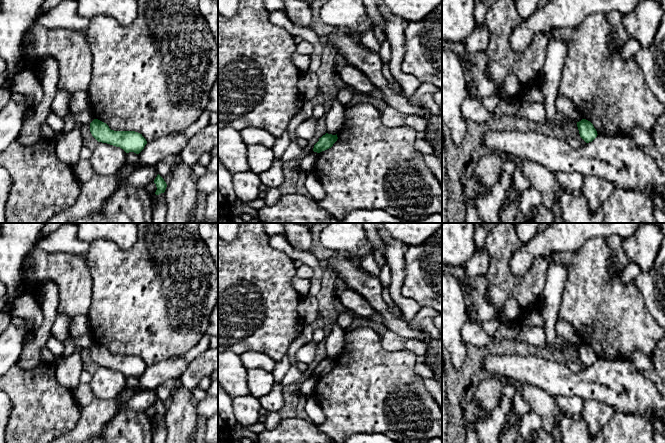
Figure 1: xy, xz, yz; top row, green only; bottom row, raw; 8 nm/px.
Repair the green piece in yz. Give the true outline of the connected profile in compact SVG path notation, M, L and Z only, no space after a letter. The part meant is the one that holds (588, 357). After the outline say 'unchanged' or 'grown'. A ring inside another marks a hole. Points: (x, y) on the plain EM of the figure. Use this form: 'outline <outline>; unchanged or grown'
outline M582 343L581 345L577 346L577 351L579 354L580 361L586 367L592 366L598 359L593 348L586 343Z; unchanged

